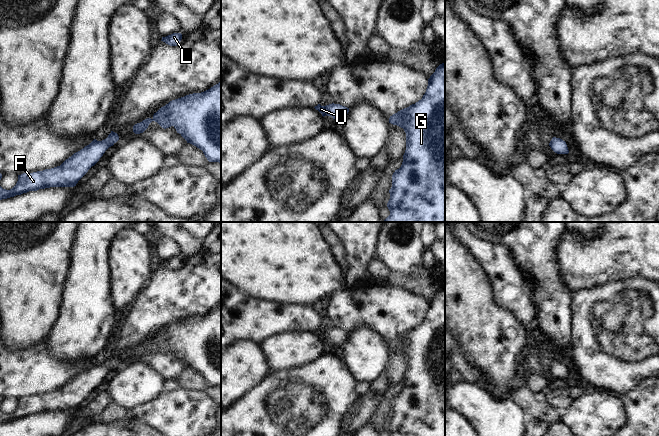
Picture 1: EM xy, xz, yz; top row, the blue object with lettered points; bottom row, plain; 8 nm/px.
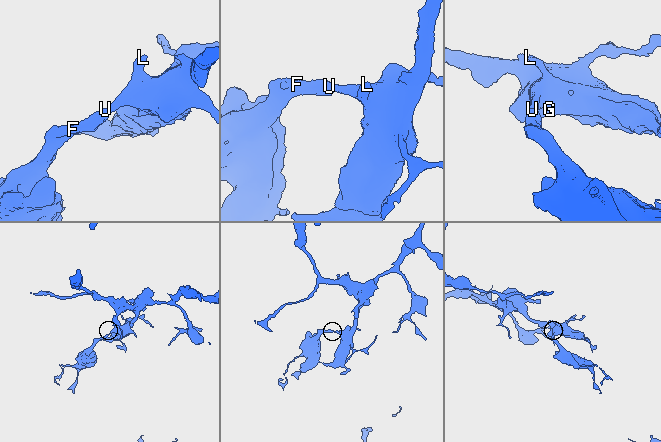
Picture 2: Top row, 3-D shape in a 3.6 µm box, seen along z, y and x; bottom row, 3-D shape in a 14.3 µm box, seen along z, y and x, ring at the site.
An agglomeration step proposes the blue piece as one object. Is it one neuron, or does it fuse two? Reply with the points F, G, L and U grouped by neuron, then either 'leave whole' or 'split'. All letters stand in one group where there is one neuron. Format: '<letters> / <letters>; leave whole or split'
F G L U; leave whole

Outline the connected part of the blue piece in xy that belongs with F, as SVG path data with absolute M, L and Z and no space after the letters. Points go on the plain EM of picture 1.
M111 355L102 365L94 363L89 369L74 377L60 390L18 399L16 409L6 414L0 410L0 424L50 411L74 411L78 405L103 380L105 375L119 364L117 357Z

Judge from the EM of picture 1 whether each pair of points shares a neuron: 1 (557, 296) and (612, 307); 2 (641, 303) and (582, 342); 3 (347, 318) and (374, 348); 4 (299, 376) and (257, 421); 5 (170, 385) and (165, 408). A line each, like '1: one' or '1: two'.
1: two
2: one
3: two
4: one
5: two

